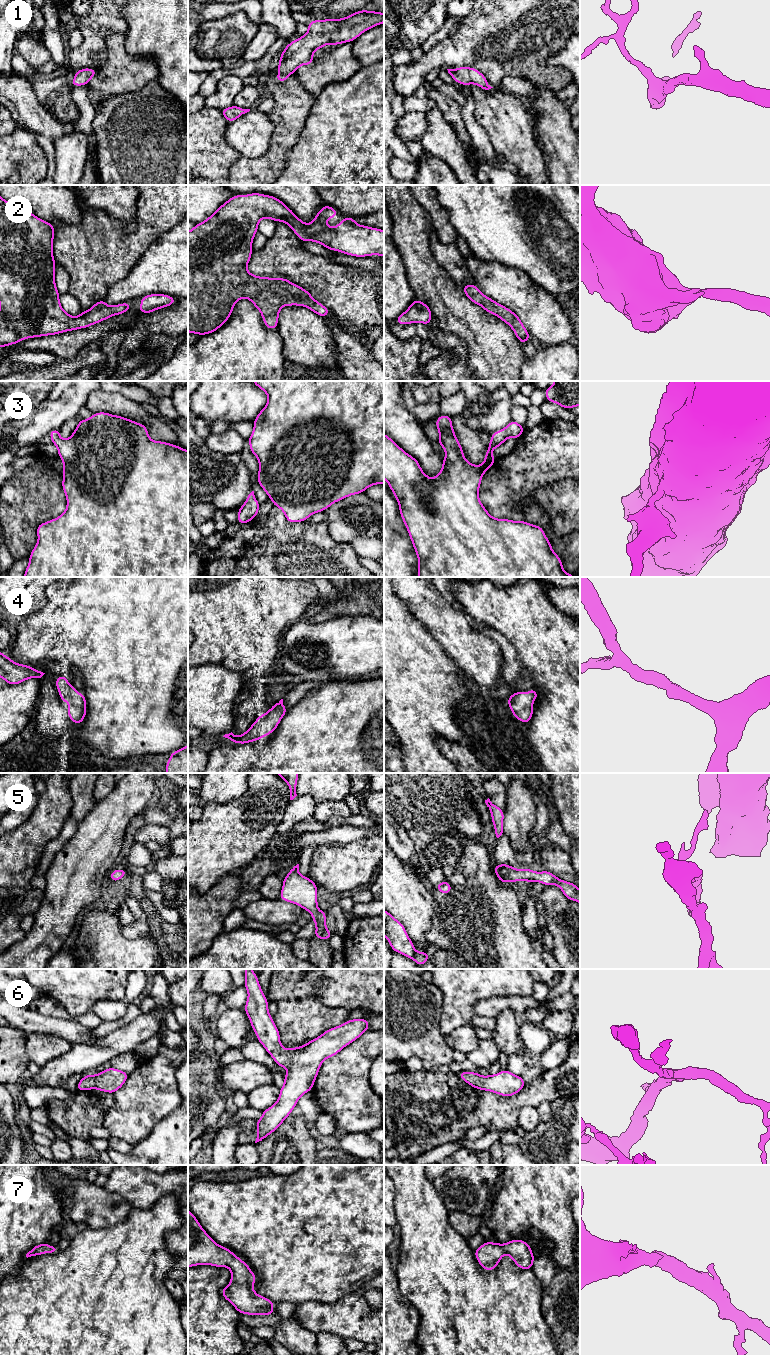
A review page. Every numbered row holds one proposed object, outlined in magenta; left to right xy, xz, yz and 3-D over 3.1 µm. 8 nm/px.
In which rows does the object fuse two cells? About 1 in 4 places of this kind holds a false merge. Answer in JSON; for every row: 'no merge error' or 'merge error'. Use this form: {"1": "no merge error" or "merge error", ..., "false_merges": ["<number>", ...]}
{"1": "no merge error", "2": "no merge error", "3": "no merge error", "4": "no merge error", "5": "no merge error", "6": "no merge error", "7": "no merge error", "false_merges": []}

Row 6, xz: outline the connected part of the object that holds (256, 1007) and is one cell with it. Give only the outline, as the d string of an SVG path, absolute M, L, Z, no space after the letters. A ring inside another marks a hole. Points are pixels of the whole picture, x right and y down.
M245 969L244 987L248 991L244 1011L257 1040L279 1067L288 1070L278 1100L262 1111L262 1117L255 1121L257 1143L273 1133L291 1114L299 1098L312 1090L322 1062L338 1054L369 1030L369 1023L367 1018L351 1019L326 1030L302 1046L285 1049L280 1042L279 1030L268 1011L268 1000L252 969Z

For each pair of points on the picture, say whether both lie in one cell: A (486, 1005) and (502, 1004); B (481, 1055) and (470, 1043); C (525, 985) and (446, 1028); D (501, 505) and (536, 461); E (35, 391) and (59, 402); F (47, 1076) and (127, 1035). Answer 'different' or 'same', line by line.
A: same
B: different
C: same
D: same
E: different
F: same

